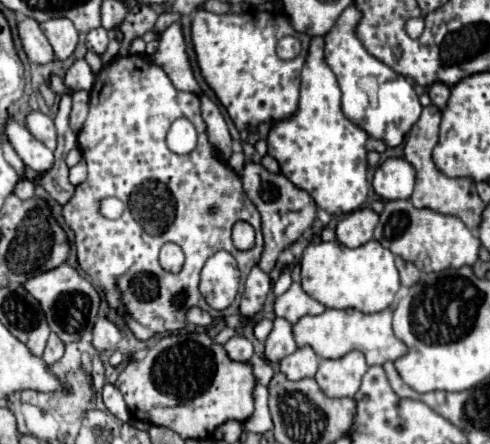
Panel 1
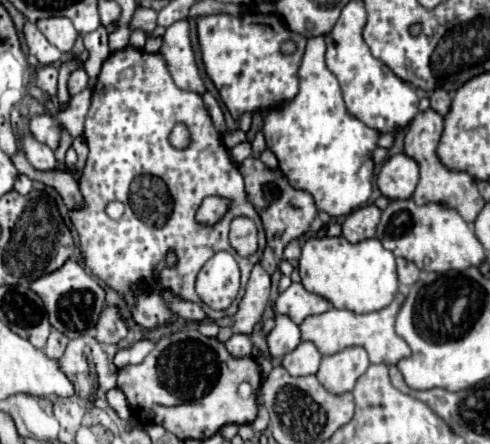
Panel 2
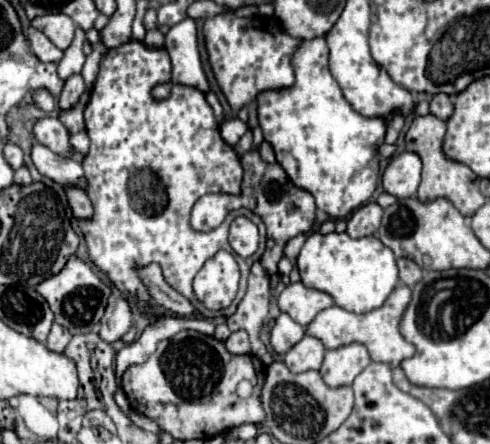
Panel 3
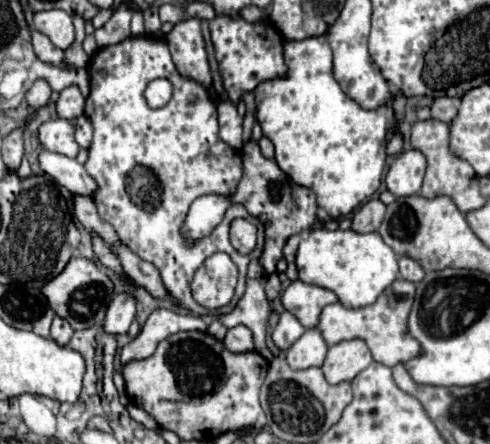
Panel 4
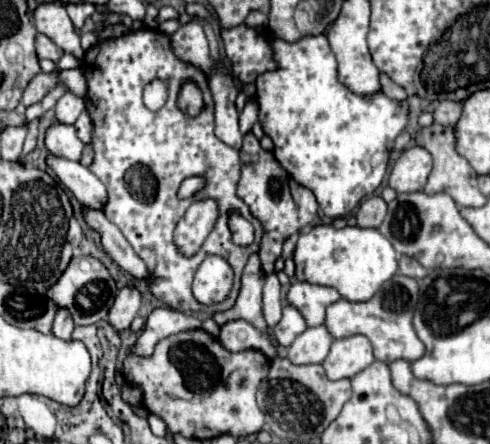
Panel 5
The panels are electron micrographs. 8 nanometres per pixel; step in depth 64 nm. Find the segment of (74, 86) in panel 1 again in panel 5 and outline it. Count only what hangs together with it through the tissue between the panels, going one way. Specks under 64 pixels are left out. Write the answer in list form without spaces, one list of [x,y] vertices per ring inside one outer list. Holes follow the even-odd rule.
[[[66,92],[56,104],[56,118],[60,124],[74,124],[84,110],[84,100],[72,92]]]

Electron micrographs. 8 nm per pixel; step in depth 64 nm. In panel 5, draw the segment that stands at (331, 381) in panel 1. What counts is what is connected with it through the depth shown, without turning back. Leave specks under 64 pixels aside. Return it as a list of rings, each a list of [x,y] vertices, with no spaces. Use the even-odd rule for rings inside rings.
[[[358,334],[358,336],[334,340],[330,354],[326,356],[322,366],[326,368],[326,376],[330,380],[340,380],[340,378],[356,376],[372,362],[374,362],[372,344],[366,336]]]

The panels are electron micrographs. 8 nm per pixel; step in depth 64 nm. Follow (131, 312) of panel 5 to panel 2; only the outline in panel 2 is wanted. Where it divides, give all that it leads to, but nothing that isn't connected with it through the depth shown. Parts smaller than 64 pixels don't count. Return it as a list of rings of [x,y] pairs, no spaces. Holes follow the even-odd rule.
[[[106,306],[96,326],[96,340],[102,344],[118,344],[128,334],[128,326],[118,306]]]

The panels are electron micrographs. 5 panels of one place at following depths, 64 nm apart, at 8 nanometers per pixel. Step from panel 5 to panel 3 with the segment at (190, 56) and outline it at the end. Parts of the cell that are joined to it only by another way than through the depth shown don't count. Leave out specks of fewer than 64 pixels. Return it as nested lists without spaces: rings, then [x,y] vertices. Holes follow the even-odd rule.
[[[186,18],[174,24],[166,34],[164,48],[172,58],[172,82],[194,86],[202,92],[210,90],[200,58],[196,20]]]

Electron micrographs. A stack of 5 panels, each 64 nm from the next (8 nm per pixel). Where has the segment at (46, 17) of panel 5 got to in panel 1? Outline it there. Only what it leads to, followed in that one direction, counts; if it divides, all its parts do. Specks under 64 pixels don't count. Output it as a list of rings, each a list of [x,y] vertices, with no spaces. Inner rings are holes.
[[[52,18],[52,20],[42,22],[40,28],[42,28],[44,36],[48,38],[48,42],[52,44],[58,60],[72,56],[76,44],[78,44],[78,30],[74,28],[74,24],[70,20]]]

